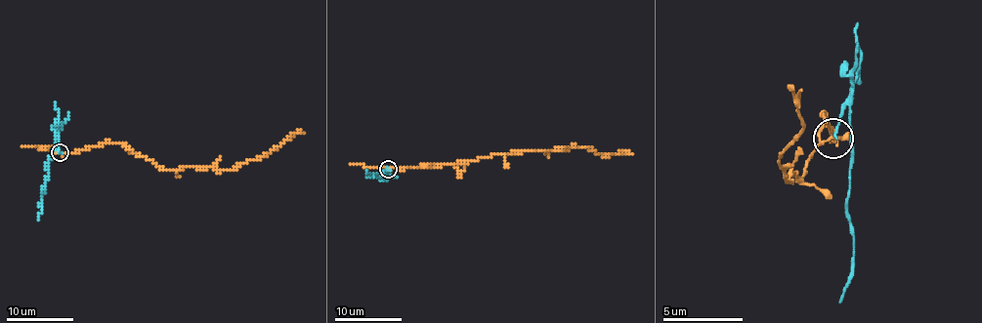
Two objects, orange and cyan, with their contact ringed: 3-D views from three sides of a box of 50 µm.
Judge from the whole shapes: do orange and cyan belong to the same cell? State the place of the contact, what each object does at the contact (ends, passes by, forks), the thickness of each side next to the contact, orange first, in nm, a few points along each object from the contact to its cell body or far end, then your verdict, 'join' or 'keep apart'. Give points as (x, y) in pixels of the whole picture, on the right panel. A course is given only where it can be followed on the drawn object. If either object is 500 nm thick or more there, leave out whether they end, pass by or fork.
(833, 139) | orange passes by | cyan ends | 200/160 nm | orange via (832, 138), (825, 113), (821, 141), (800, 181), (792, 174), (789, 181), (780, 157), (800, 134), (800, 89) | cyan via (832, 138), (840, 117), (848, 117), (852, 278), (840, 302) | keep apart

